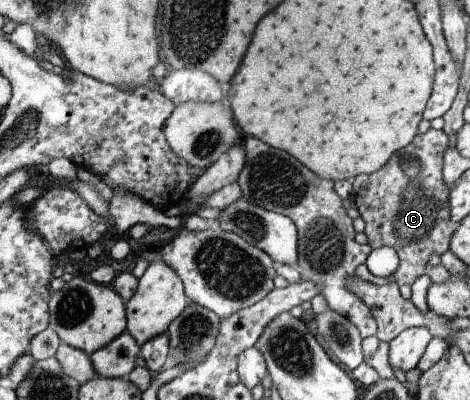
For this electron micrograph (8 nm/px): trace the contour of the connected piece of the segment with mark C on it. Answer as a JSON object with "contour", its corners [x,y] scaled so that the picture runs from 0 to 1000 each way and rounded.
{"contour":[[[917,320],[906,333],[887,335],[883,348],[857,373],[843,378],[832,398],[789,438],[768,435],[751,453],[749,495],[760,510],[766,540],[779,558],[774,583],[791,623],[811,615],[834,618],[851,643],[851,665],[834,703],[855,713],[879,713],[909,678],[913,638],[936,643],[957,623],[964,578],[953,570],[957,548],[957,470],[943,455],[943,383],[955,368],[955,343],[943,325]]]}

